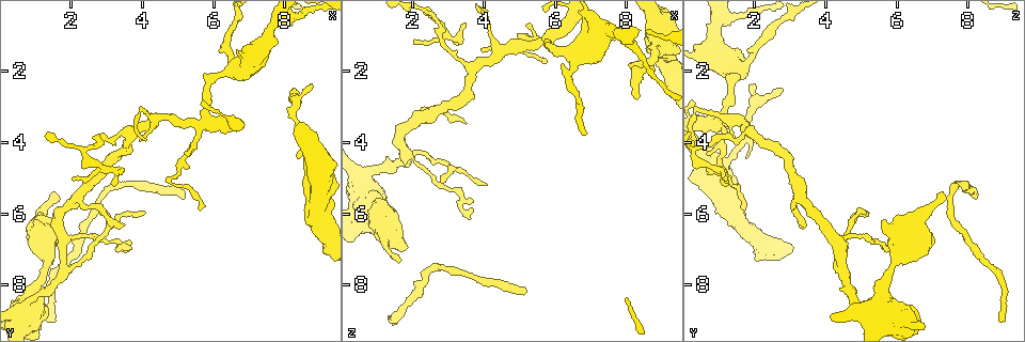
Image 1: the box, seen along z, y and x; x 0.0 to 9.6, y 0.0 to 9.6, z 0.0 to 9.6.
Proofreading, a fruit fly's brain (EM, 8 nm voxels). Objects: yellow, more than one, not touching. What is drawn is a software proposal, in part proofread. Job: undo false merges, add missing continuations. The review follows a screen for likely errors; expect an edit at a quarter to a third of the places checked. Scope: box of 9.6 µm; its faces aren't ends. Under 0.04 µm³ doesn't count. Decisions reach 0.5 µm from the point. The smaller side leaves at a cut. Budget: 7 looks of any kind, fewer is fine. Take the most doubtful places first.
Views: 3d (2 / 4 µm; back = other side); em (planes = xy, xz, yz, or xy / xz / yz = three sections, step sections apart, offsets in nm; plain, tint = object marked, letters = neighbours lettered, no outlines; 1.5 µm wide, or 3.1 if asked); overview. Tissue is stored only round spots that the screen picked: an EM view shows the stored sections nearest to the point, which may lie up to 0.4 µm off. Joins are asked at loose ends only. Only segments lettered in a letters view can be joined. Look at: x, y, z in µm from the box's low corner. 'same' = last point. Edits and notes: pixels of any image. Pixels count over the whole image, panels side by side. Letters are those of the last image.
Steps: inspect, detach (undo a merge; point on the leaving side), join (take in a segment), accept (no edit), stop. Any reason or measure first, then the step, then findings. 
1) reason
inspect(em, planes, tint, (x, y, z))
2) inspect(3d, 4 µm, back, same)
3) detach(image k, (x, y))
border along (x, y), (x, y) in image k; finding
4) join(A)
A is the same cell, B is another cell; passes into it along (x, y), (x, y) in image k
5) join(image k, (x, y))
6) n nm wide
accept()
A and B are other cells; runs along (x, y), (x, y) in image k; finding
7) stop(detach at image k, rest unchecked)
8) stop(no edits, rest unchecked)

tapers out
inspect(em, xz, step 4, tint, (1.30, 8.95, 8.90))

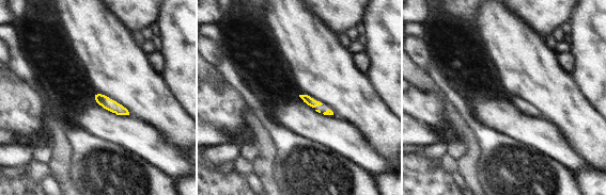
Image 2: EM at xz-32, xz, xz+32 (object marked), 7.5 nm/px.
inspect(em, planes, letters, same)

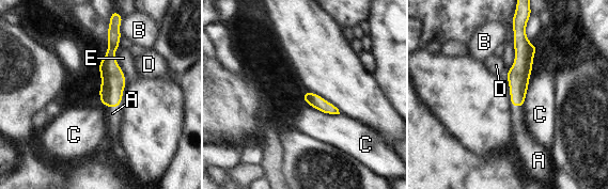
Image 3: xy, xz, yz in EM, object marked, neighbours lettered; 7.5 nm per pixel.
100 nm wide; C touches over 460 nm
join(A)
A is the same cell, B, C, D and E are other cells; the neuron continues

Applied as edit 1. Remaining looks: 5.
see it whole again
inspect(overview)

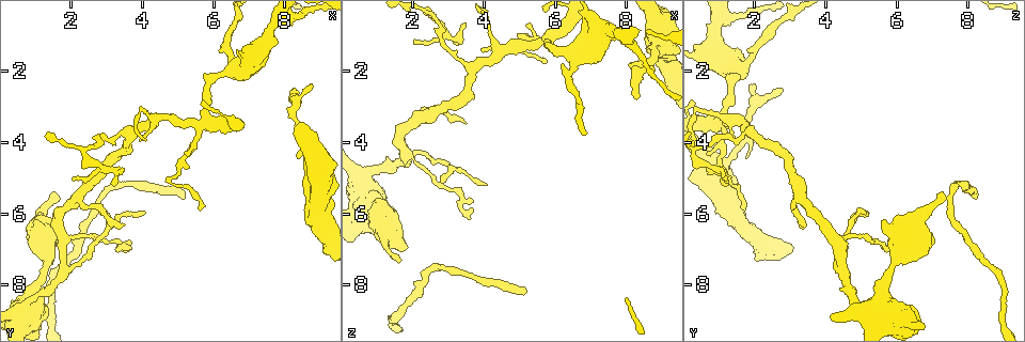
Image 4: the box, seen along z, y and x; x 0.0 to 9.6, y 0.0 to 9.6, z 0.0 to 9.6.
branch stops here
inspect(em, planes, tint, (8.15, 2.50, 2.80))

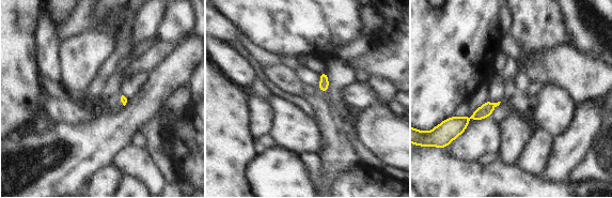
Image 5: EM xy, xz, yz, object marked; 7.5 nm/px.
see the neighbours
inspect(em, planes, letters, same)

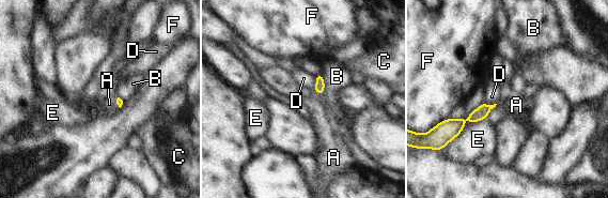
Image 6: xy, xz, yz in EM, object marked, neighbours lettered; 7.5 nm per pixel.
join(A)
A is the same cell, B, C, D, E and F are other cells; passes into it along (320, 87), (318, 93), (325, 125) in image 6; it goes on there

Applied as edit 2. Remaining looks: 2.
free end
inspect(em, planes, letters, (3.95, 4.00, 1.35))

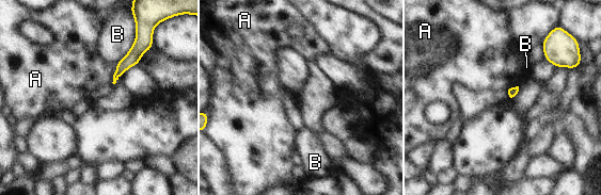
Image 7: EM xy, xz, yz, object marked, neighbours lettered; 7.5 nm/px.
accept()
A and B are other cells; border along (116, 65), (112, 83) in image 7; no lettered segment goes on from it

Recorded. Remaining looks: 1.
stop(join at image 3, join at image 6, rest unchecked)

